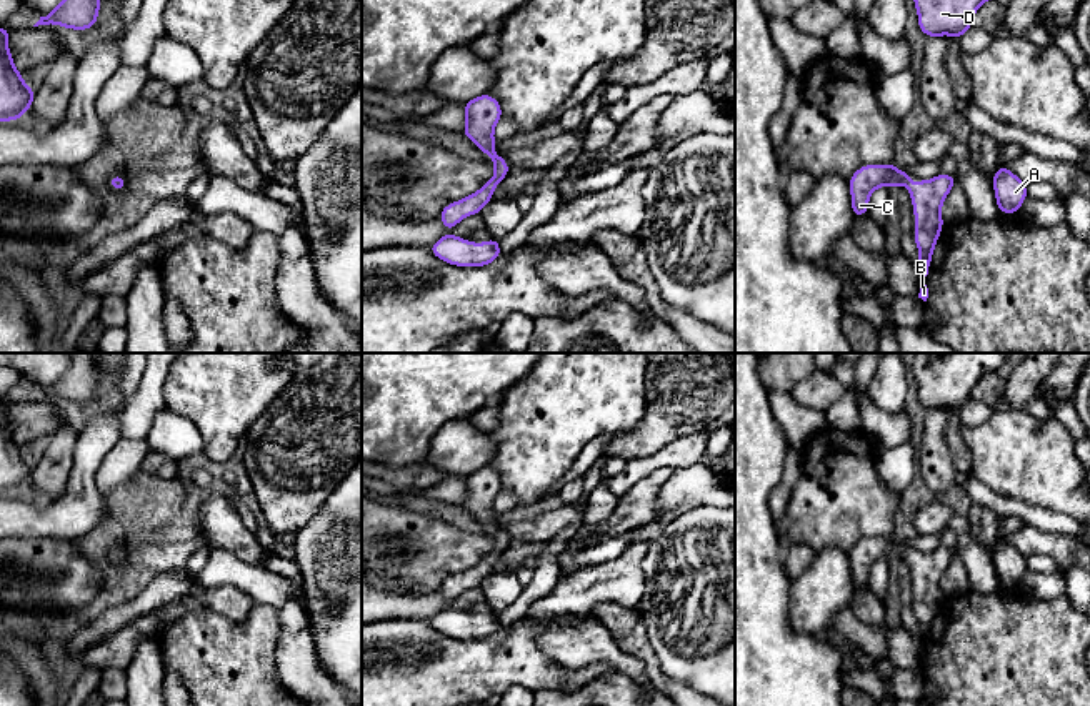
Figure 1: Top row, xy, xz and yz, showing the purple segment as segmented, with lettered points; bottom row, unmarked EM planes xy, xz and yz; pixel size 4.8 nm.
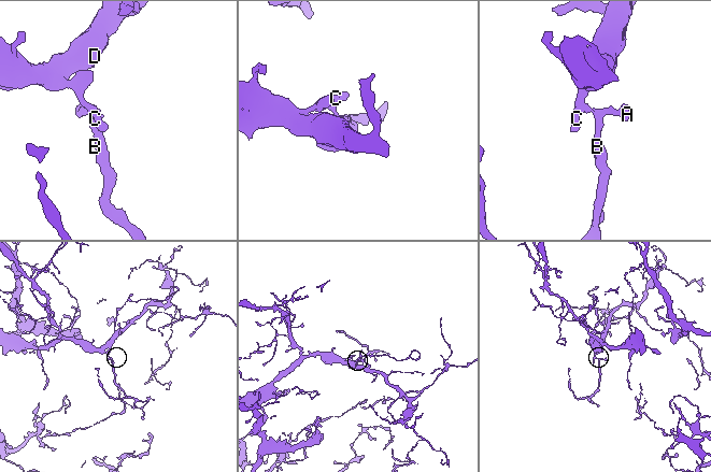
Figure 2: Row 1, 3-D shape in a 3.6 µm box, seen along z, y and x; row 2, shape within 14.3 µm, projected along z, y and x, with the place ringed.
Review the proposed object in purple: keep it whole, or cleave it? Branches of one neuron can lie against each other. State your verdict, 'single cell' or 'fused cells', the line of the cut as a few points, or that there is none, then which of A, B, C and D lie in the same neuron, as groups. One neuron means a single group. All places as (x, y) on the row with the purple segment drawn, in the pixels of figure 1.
single cell; cut none; groups A B C D

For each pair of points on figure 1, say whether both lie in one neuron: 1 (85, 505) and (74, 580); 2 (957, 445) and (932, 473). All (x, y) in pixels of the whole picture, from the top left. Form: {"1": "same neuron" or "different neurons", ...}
{"1": "different neurons", "2": "different neurons"}

